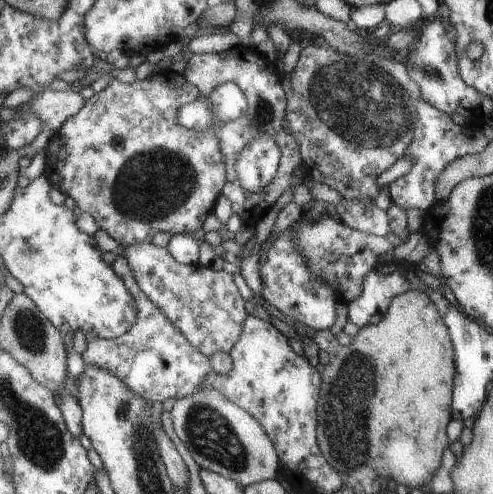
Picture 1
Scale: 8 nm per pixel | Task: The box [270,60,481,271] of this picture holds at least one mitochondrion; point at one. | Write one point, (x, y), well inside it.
(434, 77)

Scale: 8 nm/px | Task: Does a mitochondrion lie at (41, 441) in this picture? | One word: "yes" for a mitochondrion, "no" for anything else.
yes

